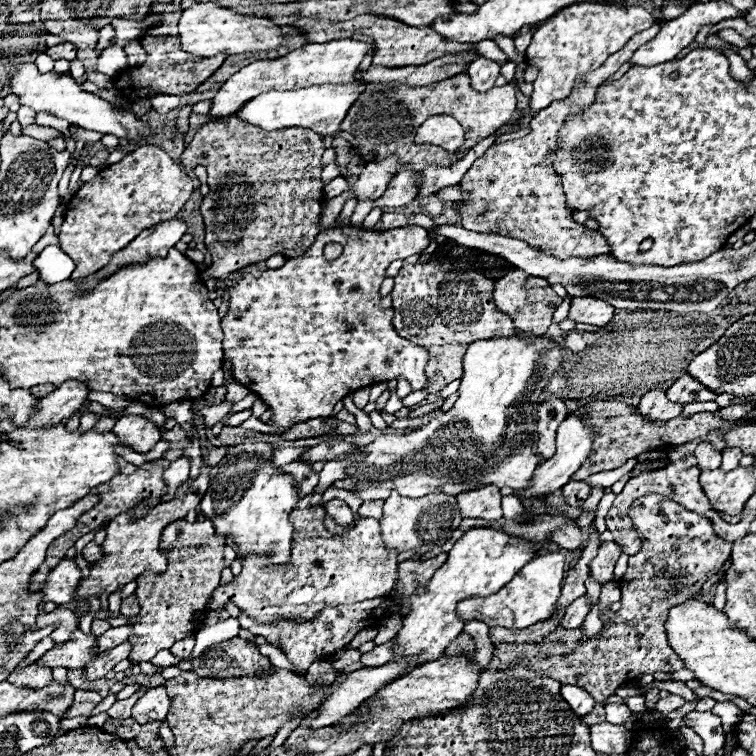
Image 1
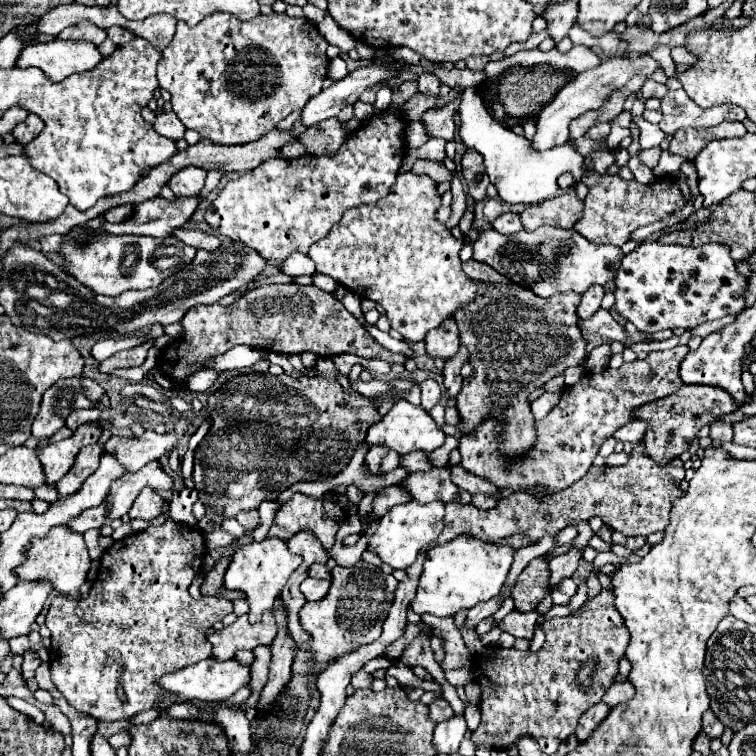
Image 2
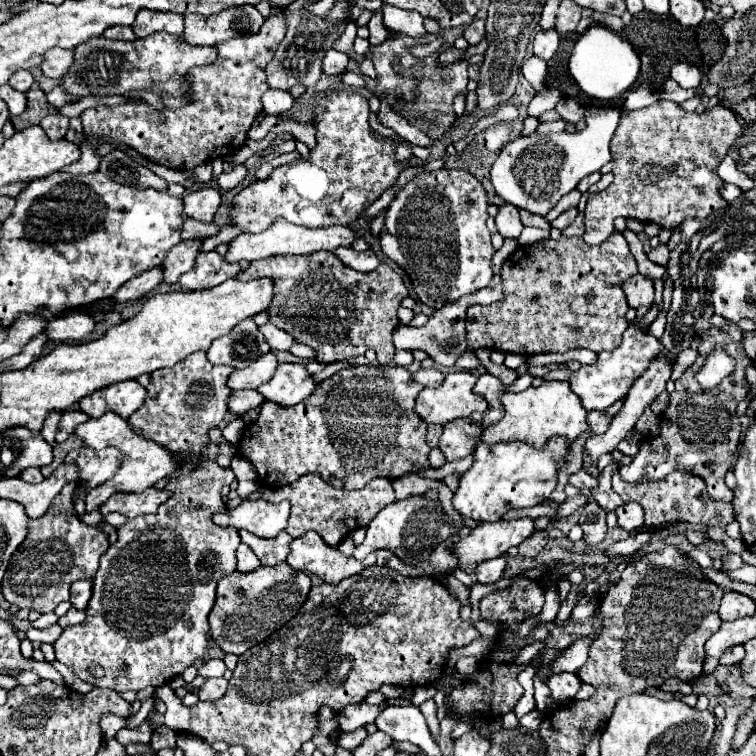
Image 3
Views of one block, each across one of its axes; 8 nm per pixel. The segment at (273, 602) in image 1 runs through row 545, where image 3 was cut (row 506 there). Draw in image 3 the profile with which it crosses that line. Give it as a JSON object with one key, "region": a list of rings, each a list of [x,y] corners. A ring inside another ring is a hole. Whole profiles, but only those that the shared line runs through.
{"region":[[[304,474],[296,482],[276,488],[276,490],[266,490],[262,496],[260,492],[250,494],[250,500],[264,498],[268,502],[280,502],[280,500],[290,500],[292,504],[292,514],[290,522],[286,526],[286,532],[294,538],[302,536],[306,530],[316,530],[330,546],[336,546],[346,534],[352,534],[352,530],[360,526],[368,526],[372,518],[388,504],[396,500],[392,482],[388,478],[374,478],[370,484],[366,484],[360,492],[344,492],[344,490],[334,490],[330,484],[326,484],[320,476],[316,474]]]}

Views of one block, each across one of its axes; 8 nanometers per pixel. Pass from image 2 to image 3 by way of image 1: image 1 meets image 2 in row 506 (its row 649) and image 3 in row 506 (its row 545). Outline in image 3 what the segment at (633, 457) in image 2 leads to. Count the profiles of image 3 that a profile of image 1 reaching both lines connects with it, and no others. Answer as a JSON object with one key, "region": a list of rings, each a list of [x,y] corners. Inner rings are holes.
{"region":[[[618,468],[612,476],[614,490],[622,496],[624,502],[638,502],[644,508],[644,524],[646,526],[662,526],[662,524],[676,524],[676,522],[688,522],[688,524],[704,524],[704,526],[728,526],[734,520],[732,504],[724,504],[718,500],[710,500],[706,494],[706,484],[702,478],[692,474],[680,474],[674,472],[658,482],[638,482],[630,484],[624,482],[618,476]]]}

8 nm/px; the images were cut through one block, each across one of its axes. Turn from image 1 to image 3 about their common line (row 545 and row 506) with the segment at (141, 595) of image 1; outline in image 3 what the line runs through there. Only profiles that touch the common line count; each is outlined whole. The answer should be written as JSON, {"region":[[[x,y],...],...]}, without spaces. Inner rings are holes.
{"region":[[[206,460],[200,468],[167,484],[165,489],[174,494],[160,506],[158,514],[138,516],[118,530],[118,542],[102,556],[100,568],[94,576],[94,592],[86,608],[86,620],[78,626],[64,628],[62,636],[54,642],[56,660],[66,664],[80,680],[92,686],[118,692],[140,692],[146,686],[162,686],[170,682],[174,676],[182,674],[184,668],[192,666],[194,660],[206,654],[208,614],[214,606],[216,584],[222,576],[236,570],[236,548],[240,544],[238,530],[222,528],[212,522],[212,516],[224,510],[220,494],[222,486],[232,484],[234,480],[236,476],[232,468],[222,468],[216,460]],[[190,486],[194,486],[194,490],[190,490]],[[122,664],[128,664],[126,672],[120,672]],[[92,668],[102,668],[104,676],[96,678]]]}

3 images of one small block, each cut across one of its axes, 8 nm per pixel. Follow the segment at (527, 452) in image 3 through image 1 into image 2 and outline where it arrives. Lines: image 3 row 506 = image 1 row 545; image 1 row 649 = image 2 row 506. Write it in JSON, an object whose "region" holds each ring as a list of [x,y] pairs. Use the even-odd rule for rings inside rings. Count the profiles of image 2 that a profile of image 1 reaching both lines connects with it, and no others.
{"region":[[[416,500],[400,504],[396,508],[390,508],[378,524],[378,530],[368,538],[368,550],[376,552],[382,562],[390,564],[392,568],[408,568],[408,564],[414,564],[418,554],[436,542],[440,532],[444,530],[444,512],[446,504],[442,500],[430,502],[430,504],[416,504]]]}

